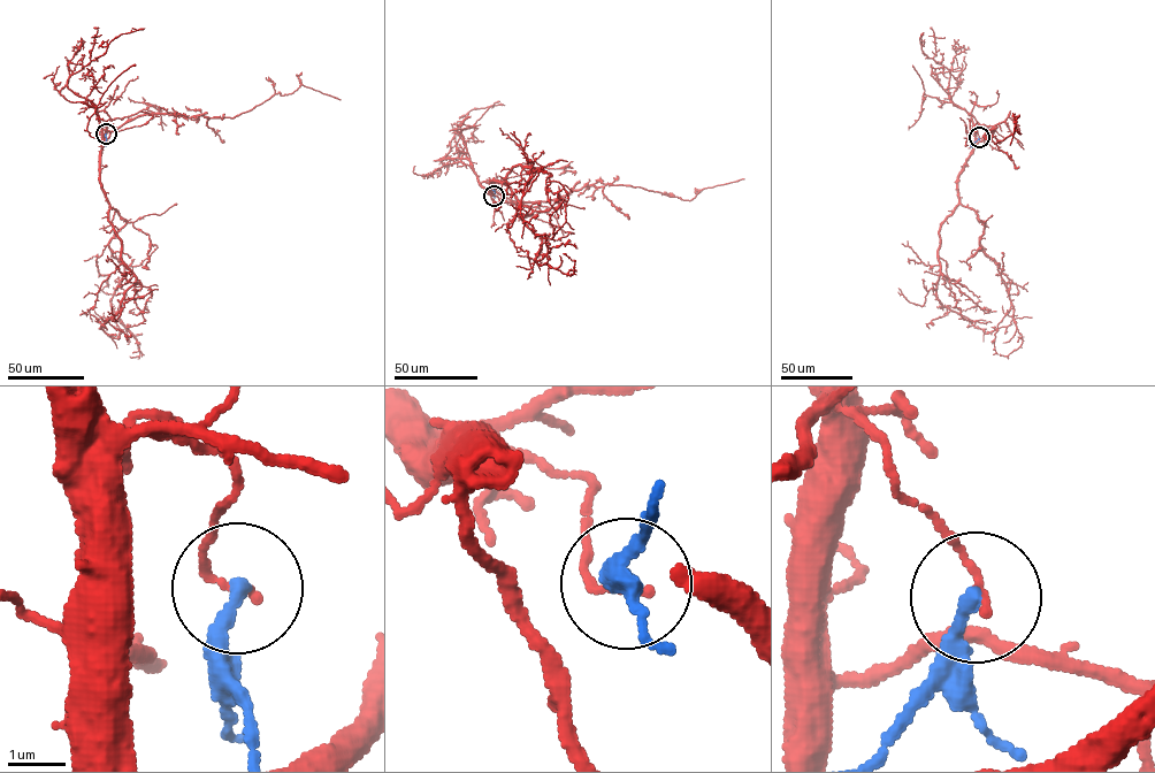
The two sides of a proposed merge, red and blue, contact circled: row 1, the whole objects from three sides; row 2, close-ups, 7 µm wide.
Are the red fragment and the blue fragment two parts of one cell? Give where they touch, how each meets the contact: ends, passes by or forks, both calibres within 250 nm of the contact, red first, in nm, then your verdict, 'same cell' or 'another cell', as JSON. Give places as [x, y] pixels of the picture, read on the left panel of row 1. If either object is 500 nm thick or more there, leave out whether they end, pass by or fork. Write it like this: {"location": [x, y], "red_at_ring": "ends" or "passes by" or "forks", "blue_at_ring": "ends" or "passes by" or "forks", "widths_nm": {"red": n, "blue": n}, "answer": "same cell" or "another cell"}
{"location": [106, 134], "red_at_ring": "ends", "blue_at_ring": "ends", "widths_nm": {"red": 130, "blue": 240}, "answer": "another cell"}

